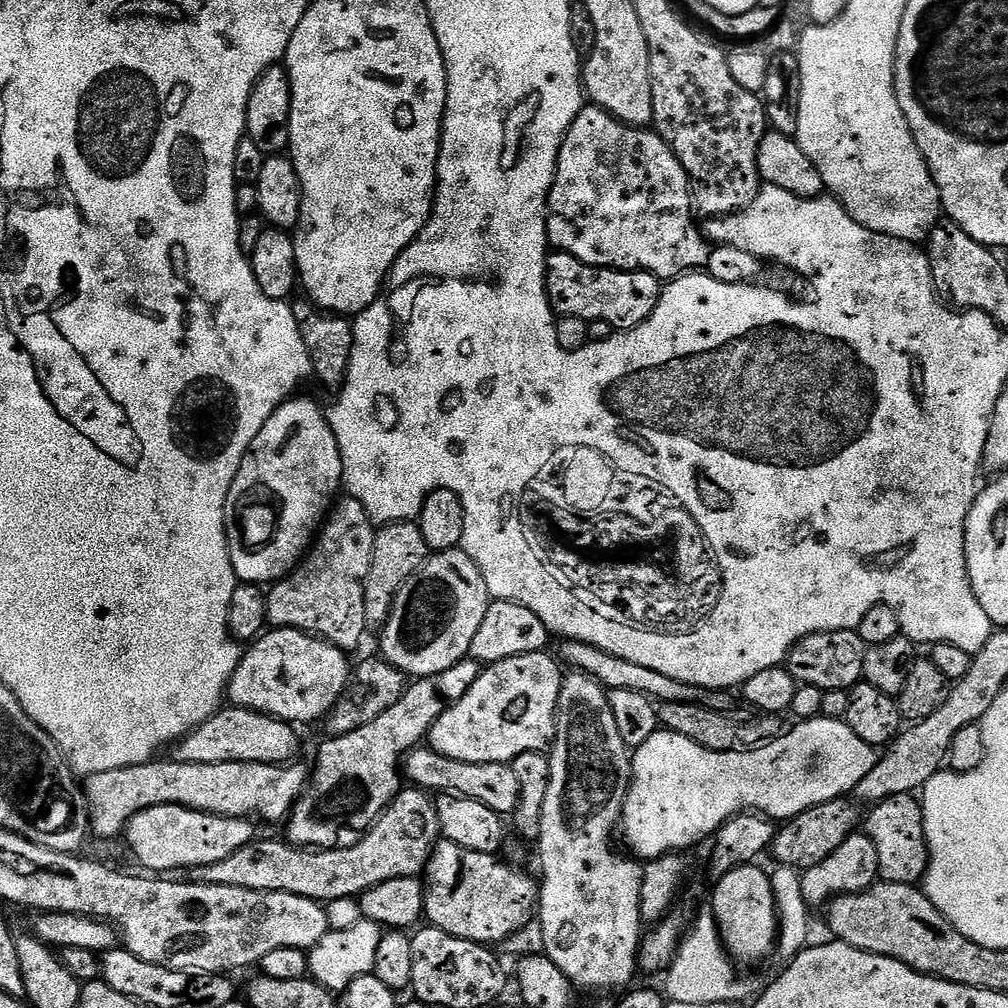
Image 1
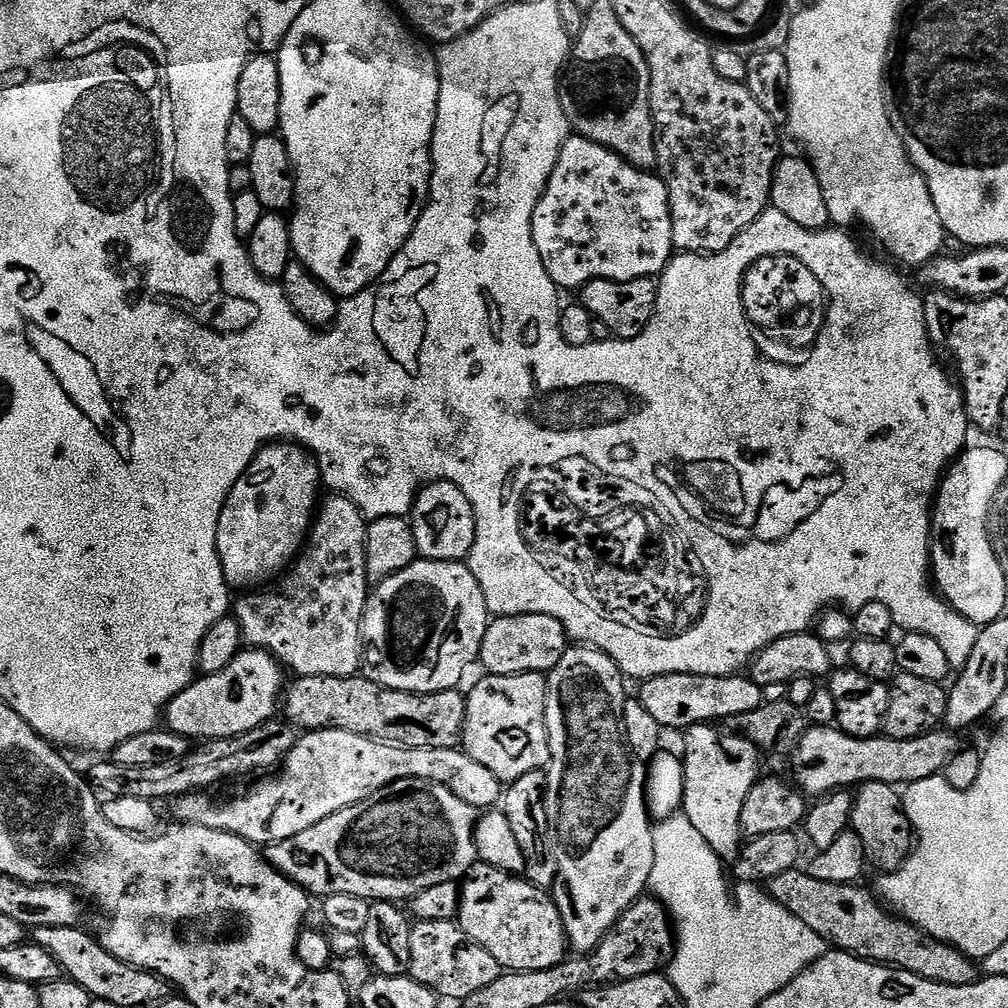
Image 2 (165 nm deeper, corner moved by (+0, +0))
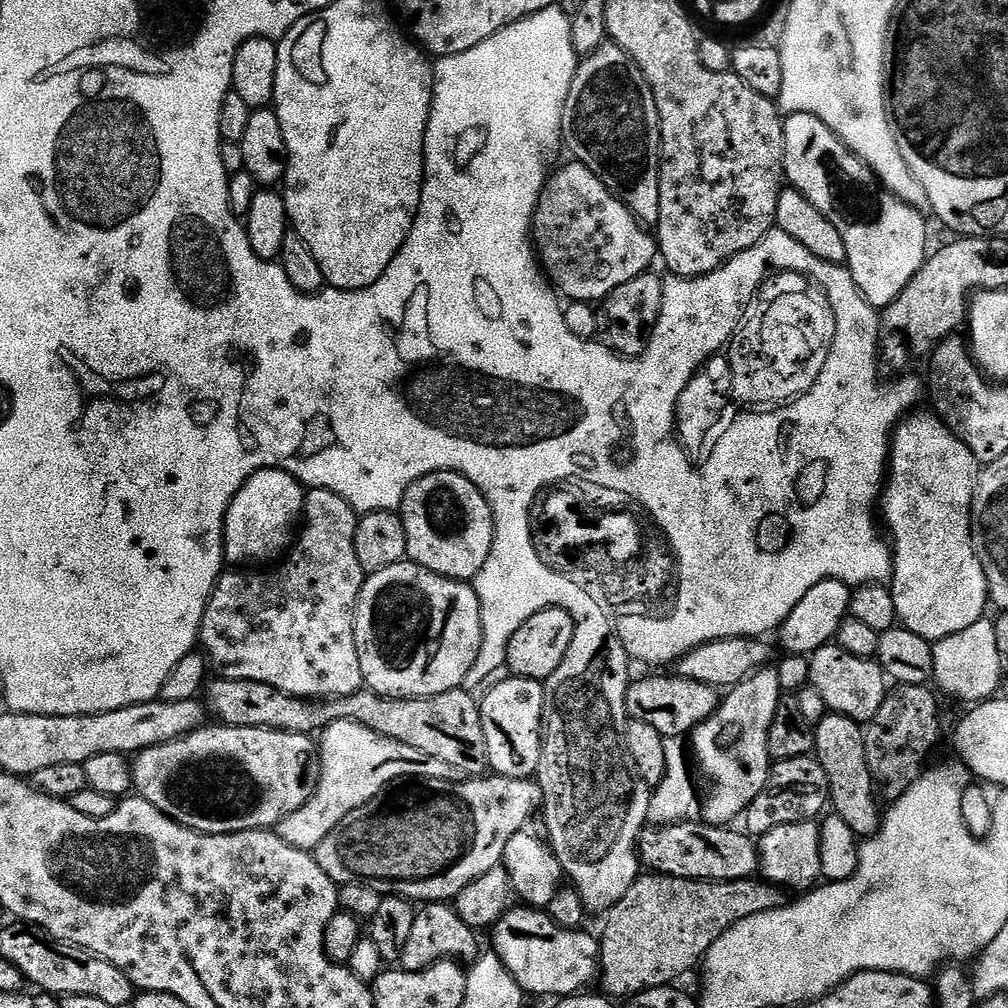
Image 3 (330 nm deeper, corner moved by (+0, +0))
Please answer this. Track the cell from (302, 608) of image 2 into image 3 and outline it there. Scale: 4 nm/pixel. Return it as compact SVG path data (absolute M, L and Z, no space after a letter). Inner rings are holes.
M309 488L304 497L304 515L302 524L304 533L295 537L290 549L288 561L281 568L273 572L248 572L252 570L224 570L216 579L216 585L212 591L212 597L204 611L204 617L200 623L199 647L202 649L211 671L222 680L249 680L250 682L262 682L266 686L274 686L274 690L285 692L288 696L297 696L303 700L337 700L343 696L349 696L361 691L365 687L362 678L362 666L358 662L356 653L356 603L360 597L360 591L364 585L366 574L358 562L358 554L354 550L354 534L356 533L356 521L358 513L338 494L334 494L325 488Z

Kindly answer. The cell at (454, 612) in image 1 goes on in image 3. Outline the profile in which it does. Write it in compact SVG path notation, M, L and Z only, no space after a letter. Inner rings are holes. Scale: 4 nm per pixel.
M411 562L371 573L356 603L356 653L367 691L395 700L417 700L461 687L478 658L483 633L480 599L471 583L439 576Z

